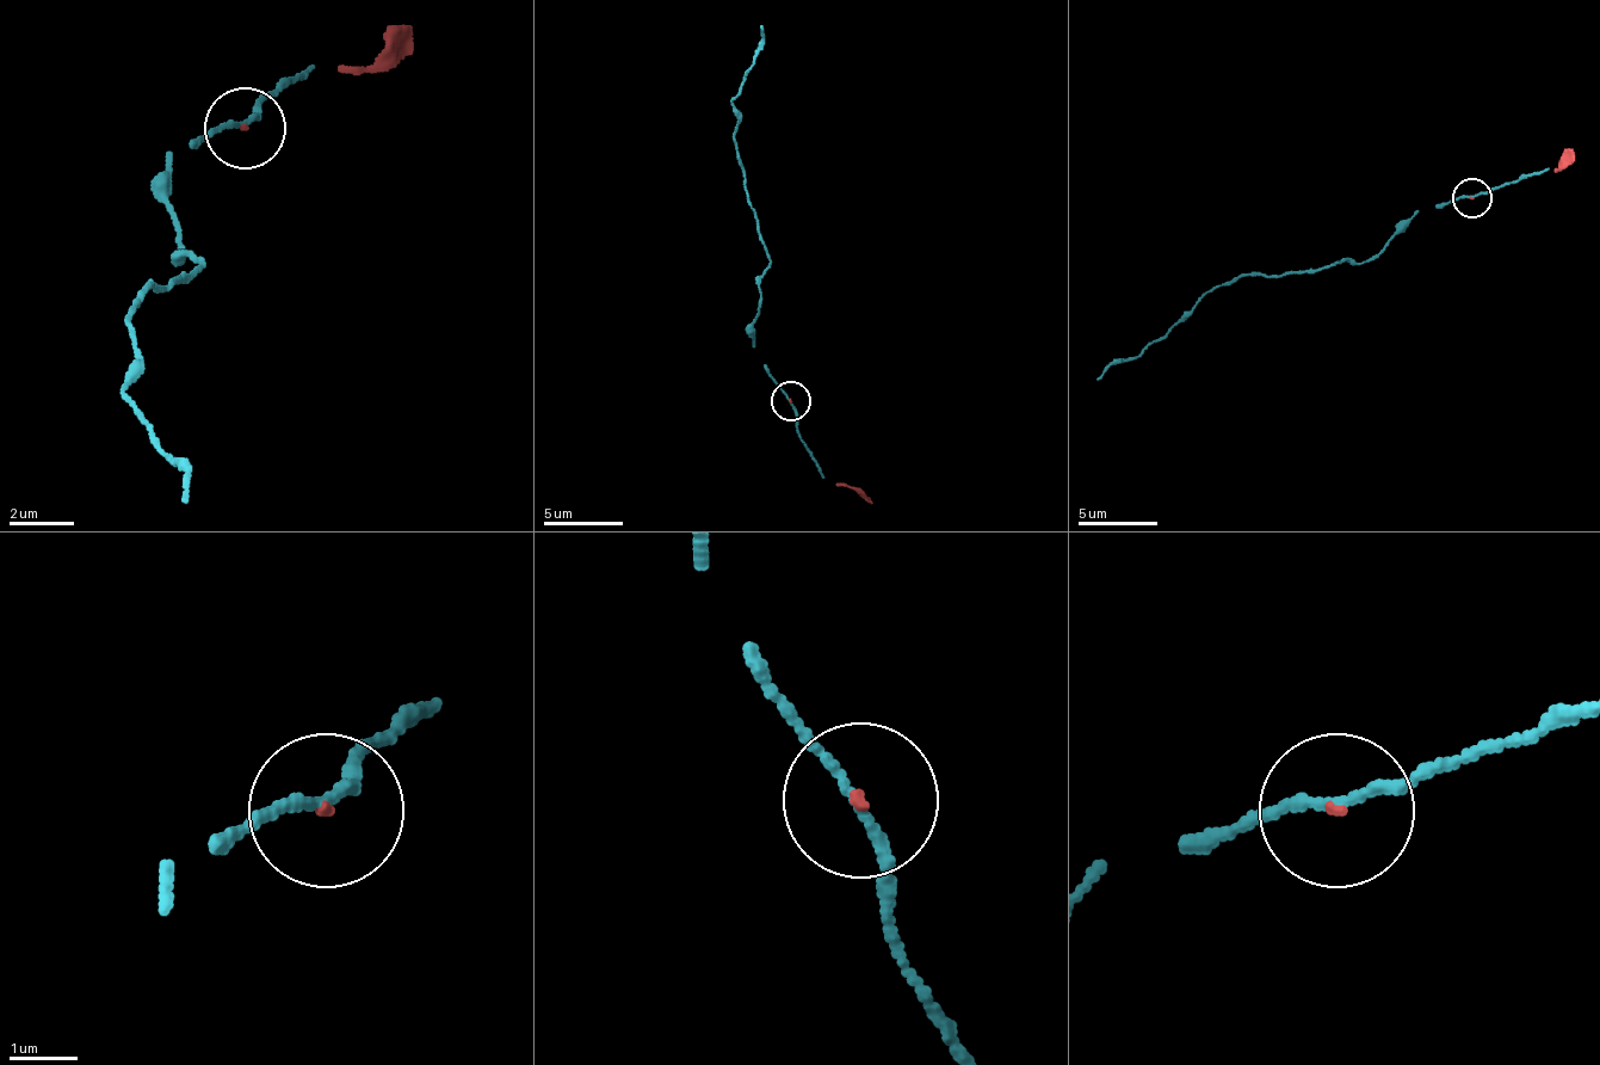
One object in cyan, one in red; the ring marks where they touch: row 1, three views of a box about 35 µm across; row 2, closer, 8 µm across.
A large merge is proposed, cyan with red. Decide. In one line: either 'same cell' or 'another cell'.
same cell

